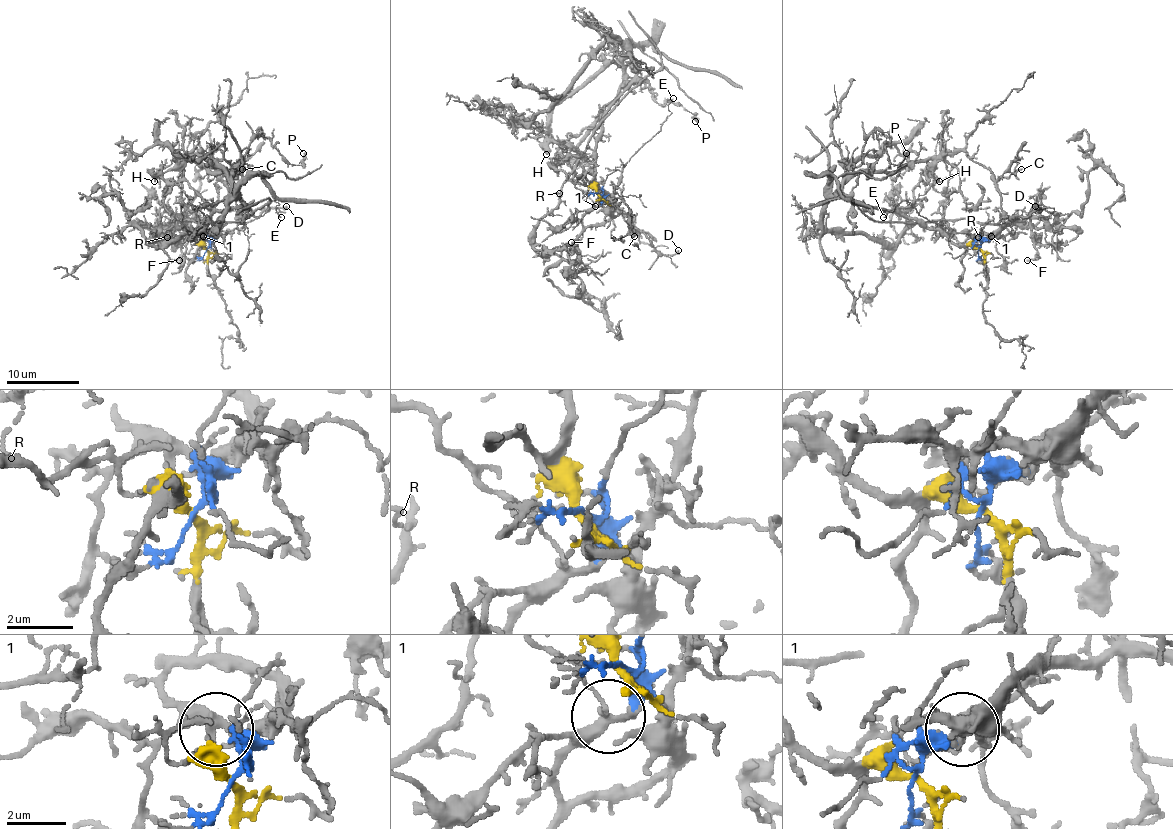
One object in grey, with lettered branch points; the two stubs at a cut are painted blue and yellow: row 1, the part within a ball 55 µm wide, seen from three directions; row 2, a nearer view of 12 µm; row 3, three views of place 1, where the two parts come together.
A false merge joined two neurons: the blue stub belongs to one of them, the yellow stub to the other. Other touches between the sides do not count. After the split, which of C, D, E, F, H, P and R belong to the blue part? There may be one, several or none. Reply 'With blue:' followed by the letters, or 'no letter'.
With blue: E, F, R

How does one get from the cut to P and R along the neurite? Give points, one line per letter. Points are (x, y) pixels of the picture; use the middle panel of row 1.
P: (599, 195), (594, 149), (608, 105), (634, 76), (627, 58), (630, 78), (696, 122)
R: (599, 193), (601, 200), (585, 215), (577, 238), (577, 260), (563, 260), (535, 248), (535, 226), (559, 193)

